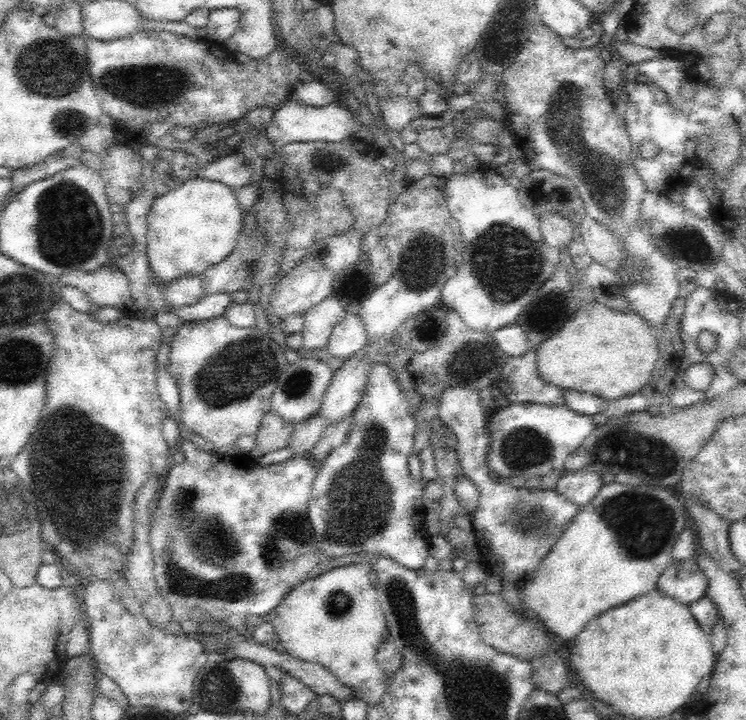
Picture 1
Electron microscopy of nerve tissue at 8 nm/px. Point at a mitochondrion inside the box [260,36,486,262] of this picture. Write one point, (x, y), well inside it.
(323, 160)

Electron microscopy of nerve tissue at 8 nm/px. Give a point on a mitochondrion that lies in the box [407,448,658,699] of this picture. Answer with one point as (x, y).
(527, 521)

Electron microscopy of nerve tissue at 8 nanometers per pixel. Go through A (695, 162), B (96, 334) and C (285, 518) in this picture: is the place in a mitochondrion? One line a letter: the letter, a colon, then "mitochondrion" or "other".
A: other
B: other
C: mitochondrion

